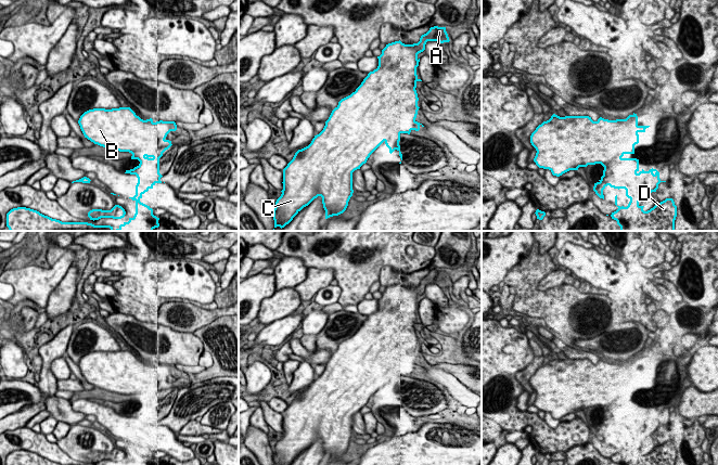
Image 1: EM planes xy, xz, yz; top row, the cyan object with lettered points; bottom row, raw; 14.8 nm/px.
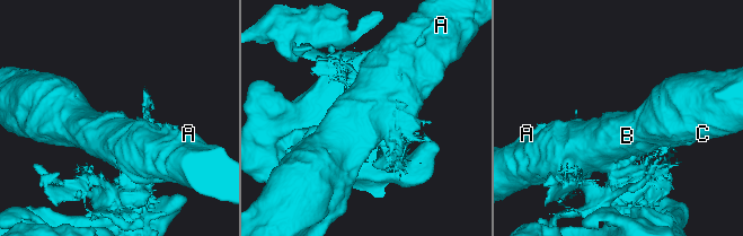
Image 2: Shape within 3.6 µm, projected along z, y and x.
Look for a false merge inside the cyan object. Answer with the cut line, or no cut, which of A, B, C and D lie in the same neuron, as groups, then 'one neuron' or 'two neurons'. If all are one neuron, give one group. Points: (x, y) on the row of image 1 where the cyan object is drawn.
xy (164, 138), (154, 144), (149, 129), (129, 152) | A B C / D | two neurons

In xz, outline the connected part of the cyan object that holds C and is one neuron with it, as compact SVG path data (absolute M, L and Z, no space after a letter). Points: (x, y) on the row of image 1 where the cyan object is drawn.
M431 27L426 34L421 36L418 43L405 44L399 40L386 44L382 50L382 54L377 56L377 68L368 74L355 92L338 102L338 105L325 121L323 130L315 135L311 143L295 153L293 159L283 169L283 190L273 209L274 229L277 227L284 228L318 196L322 197L325 219L343 214L354 193L352 172L367 163L370 155L386 140L393 129L397 133L409 133L413 129L420 108L415 88L416 82L422 81L416 75L416 67L420 62L418 54L425 50L427 41L449 42L446 27Z

